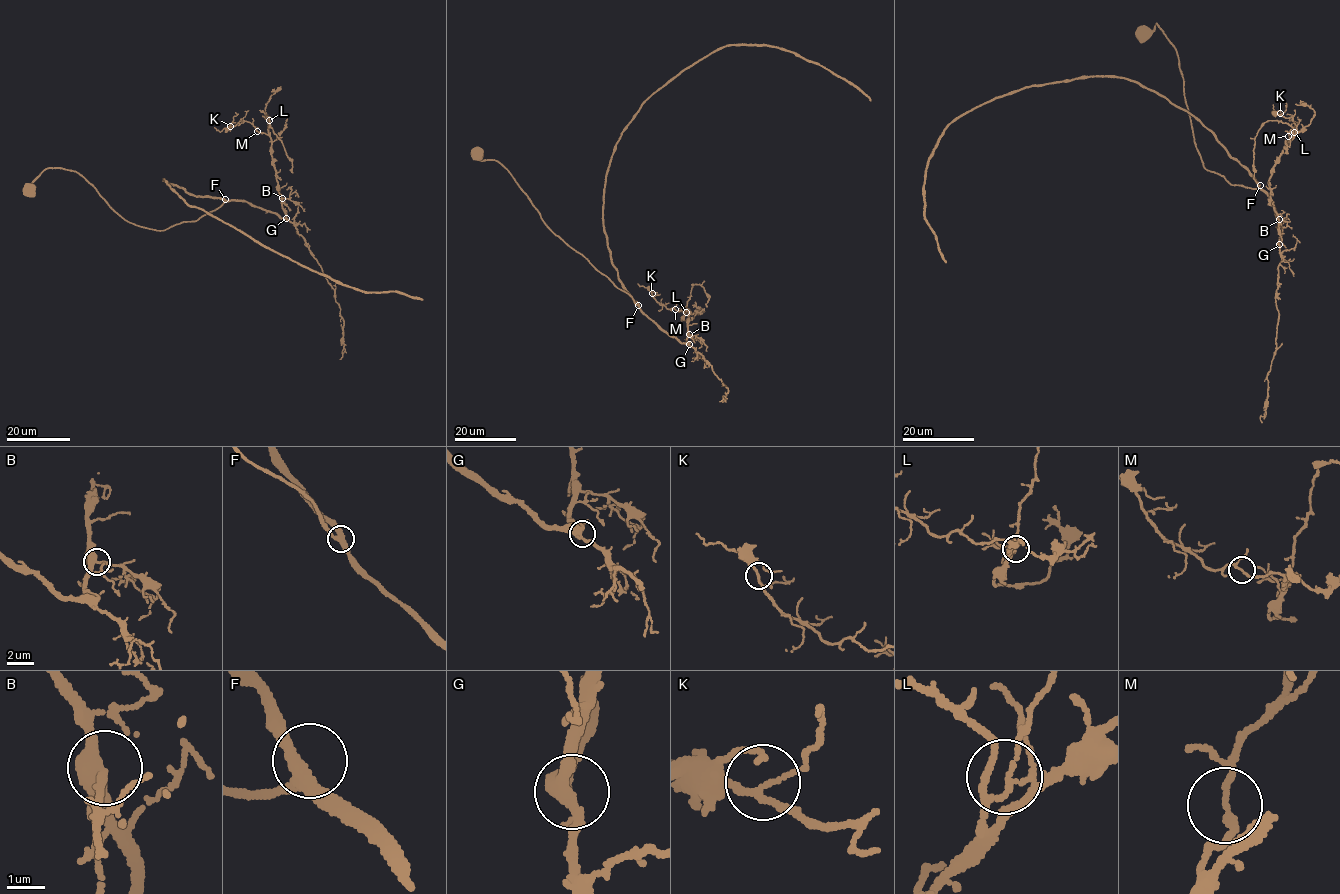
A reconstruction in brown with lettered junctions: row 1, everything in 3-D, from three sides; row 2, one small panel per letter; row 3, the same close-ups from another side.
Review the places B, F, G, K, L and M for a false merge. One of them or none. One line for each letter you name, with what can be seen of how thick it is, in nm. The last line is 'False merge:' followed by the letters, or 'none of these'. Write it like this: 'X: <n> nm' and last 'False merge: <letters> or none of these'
False merge: none of these

